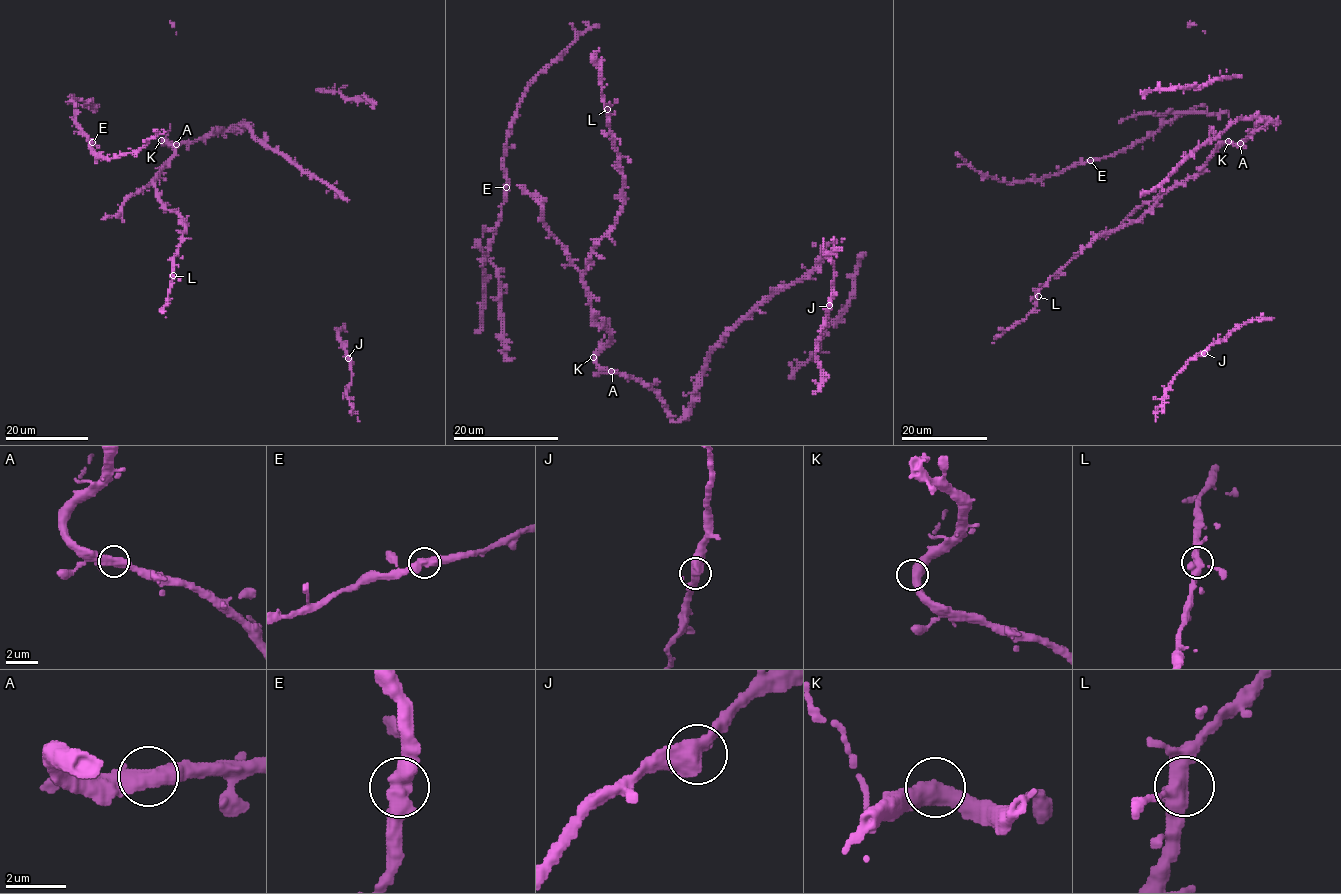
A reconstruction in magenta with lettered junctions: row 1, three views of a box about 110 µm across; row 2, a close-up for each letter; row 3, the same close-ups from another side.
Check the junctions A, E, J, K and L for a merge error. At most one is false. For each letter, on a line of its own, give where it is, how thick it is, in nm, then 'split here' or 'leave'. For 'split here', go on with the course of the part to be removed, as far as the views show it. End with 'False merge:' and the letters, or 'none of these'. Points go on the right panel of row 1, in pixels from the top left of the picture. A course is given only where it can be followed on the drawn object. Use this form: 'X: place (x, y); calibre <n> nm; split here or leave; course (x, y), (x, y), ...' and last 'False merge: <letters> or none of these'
A: place (1240, 143); calibre 480 nm; leave
E: place (1090, 160); calibre 480 nm; leave
J: place (1204, 353); calibre 480 nm; leave
K: place (1228, 141); calibre 440 nm; leave
L: place (1038, 296); calibre 500 nm; leave
False merge: none of these

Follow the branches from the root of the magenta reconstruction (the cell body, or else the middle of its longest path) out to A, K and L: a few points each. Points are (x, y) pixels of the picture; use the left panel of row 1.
A: (219, 131), (194, 142), (176, 144)
K: (219, 131), (194, 142), (169, 144), (161, 140)
L: (219, 131), (194, 142), (163, 142), (173, 146), (174, 155), (154, 181), (156, 194), (185, 226), (173, 275)

